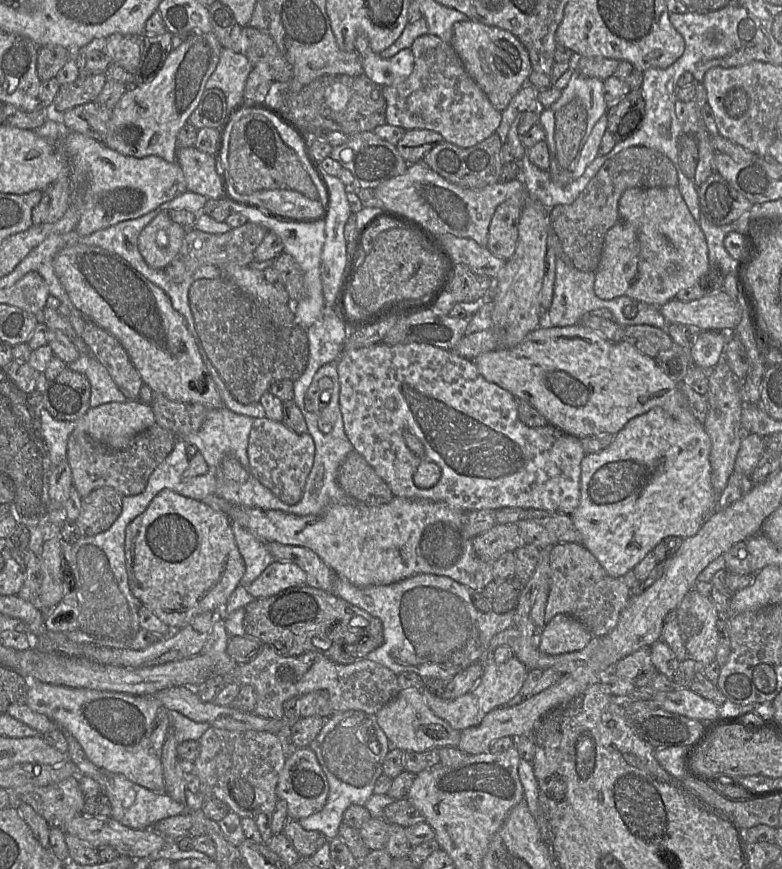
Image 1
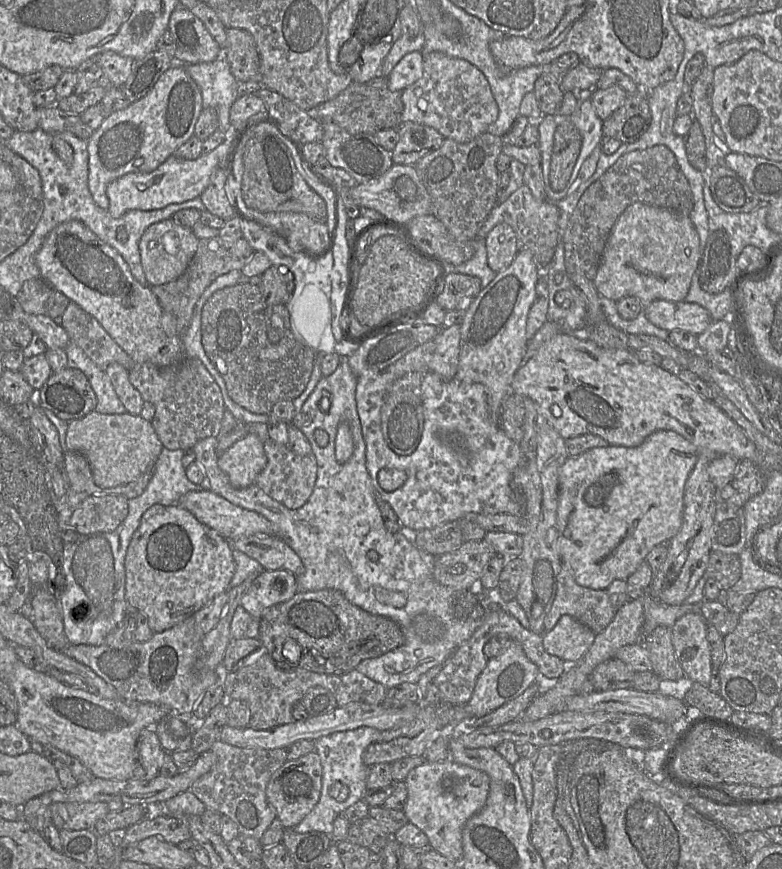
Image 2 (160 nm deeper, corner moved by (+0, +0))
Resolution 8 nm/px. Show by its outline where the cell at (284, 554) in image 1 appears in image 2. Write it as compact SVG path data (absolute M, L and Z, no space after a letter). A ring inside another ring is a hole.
M252 535L231 541L232 547L259 562L264 570L286 570L300 576L305 566L295 551L276 535Z

